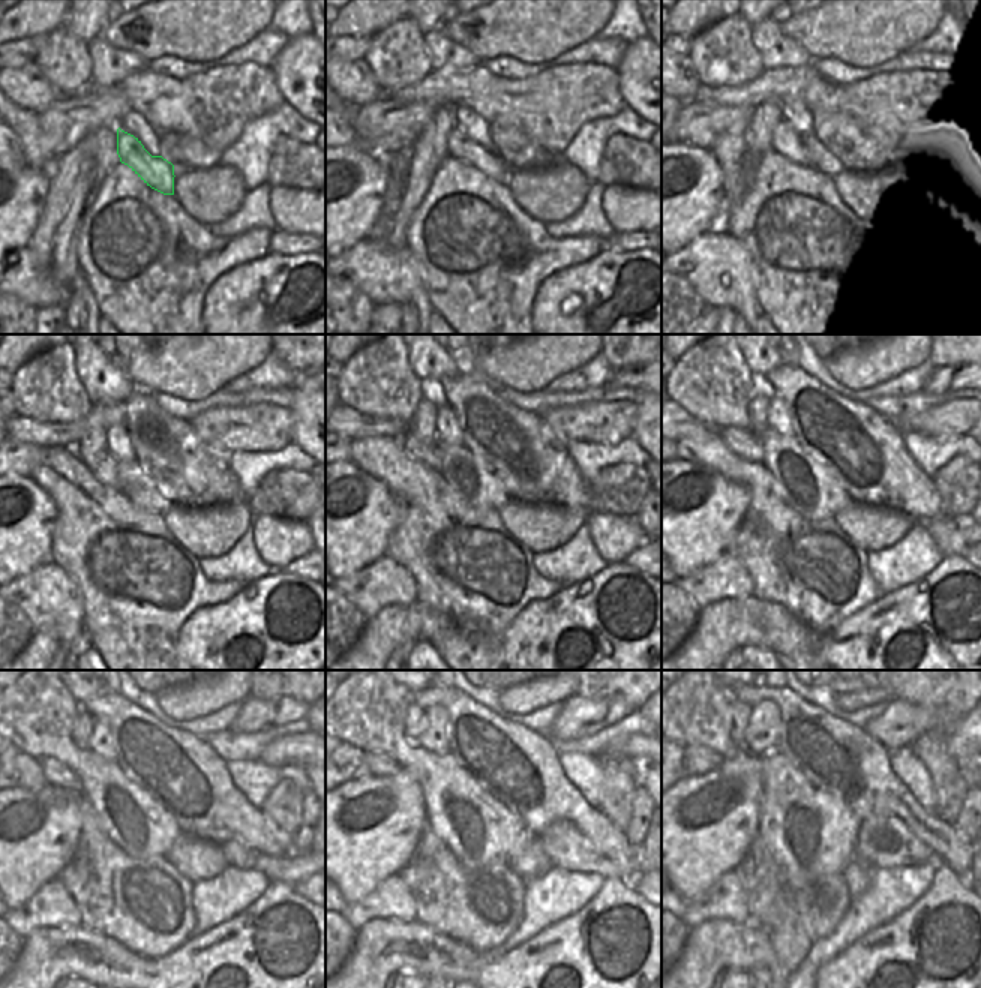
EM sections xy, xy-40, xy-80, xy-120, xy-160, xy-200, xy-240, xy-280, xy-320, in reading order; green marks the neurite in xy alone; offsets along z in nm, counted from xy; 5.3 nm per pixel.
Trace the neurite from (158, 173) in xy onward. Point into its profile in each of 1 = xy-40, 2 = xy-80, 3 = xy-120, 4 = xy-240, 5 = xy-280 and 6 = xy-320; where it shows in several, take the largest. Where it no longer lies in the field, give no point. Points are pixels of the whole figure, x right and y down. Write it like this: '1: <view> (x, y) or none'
1: xy-40 (461, 147)
2: xy-80 (785, 141)
3: xy-120 (105, 468)
4: xy-240 (56, 772)
5: xy-280 (380, 765)
6: xy-320 (699, 759)

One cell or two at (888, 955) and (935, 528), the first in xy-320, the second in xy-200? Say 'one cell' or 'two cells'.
two cells

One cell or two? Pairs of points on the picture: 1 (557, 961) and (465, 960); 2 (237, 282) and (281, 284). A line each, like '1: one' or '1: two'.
1: one
2: one

